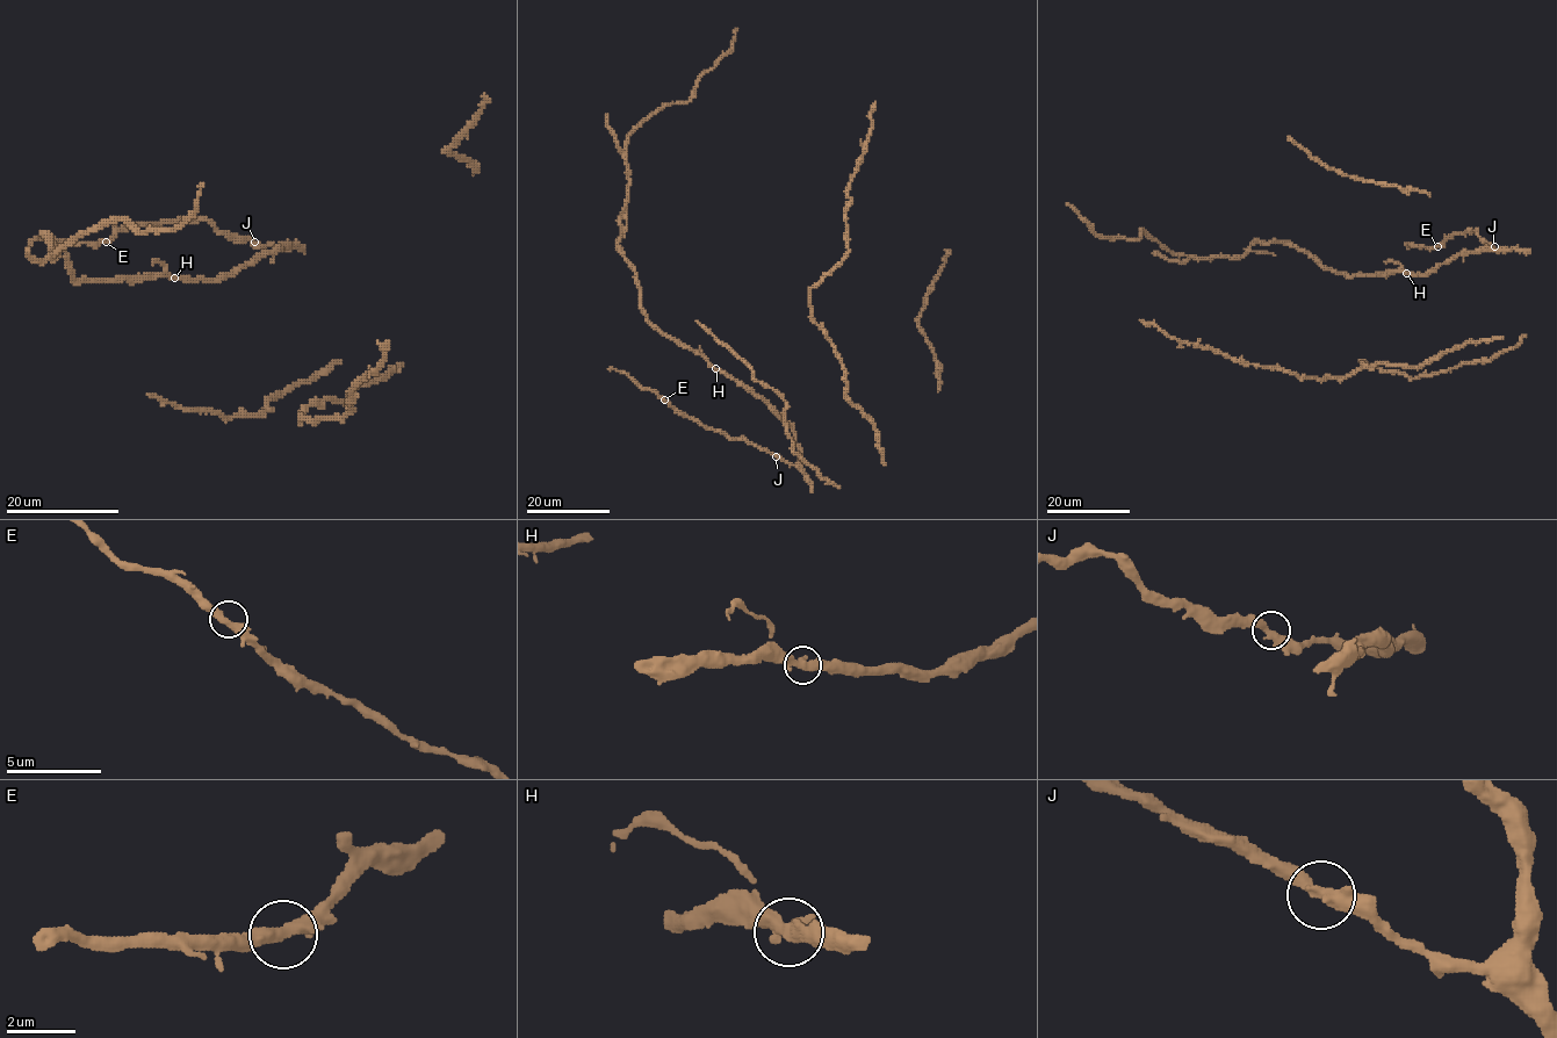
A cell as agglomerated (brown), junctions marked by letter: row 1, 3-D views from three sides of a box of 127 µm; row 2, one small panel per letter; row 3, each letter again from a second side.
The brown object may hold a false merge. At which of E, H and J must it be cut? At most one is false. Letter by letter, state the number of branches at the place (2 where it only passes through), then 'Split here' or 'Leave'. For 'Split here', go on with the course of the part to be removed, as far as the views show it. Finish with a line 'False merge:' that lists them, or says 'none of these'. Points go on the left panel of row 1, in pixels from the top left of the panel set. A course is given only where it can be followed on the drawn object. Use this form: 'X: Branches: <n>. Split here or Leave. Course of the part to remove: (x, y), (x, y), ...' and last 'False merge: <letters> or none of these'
E: Branches: 2. Leave
H: Branches: 2. Leave
J: Branches: 2. Leave
False merge: none of these

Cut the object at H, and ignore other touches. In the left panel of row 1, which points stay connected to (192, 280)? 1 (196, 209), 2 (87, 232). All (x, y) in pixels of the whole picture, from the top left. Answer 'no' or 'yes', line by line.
1: no
2: no

